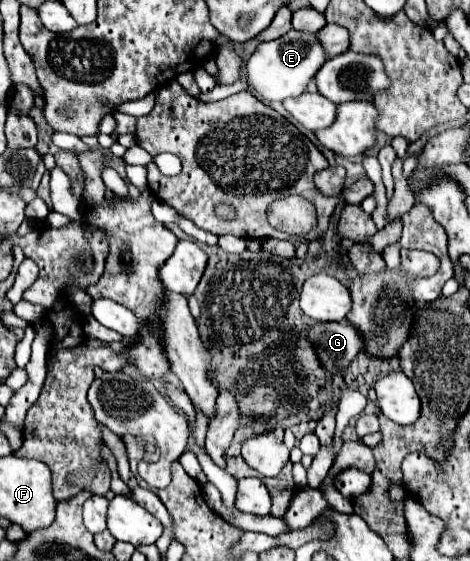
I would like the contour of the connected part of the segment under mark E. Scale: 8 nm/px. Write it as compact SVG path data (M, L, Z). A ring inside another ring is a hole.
M289 30L283 38L261 42L257 50L251 54L251 58L245 62L249 92L261 102L273 102L273 100L299 96L305 92L305 86L309 84L309 80L313 80L313 76L323 66L323 62L325 62L323 48L319 46L315 34Z

